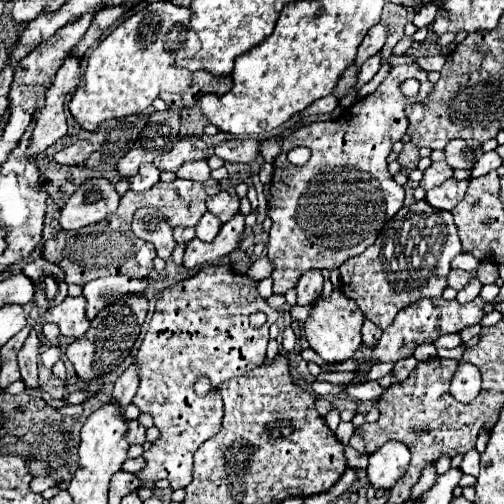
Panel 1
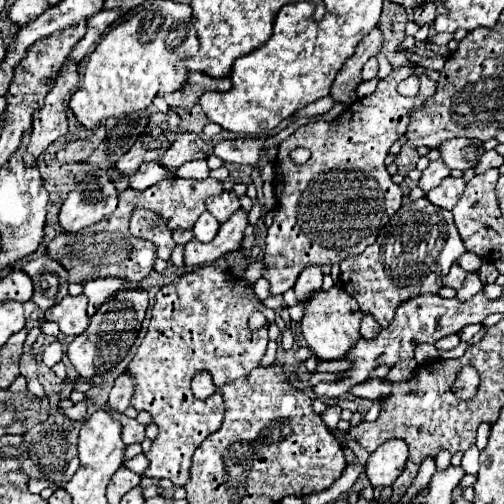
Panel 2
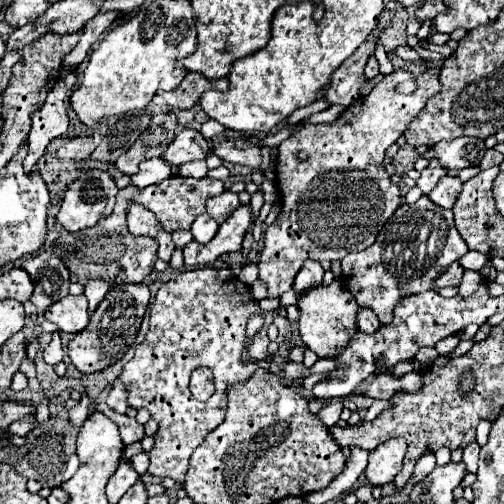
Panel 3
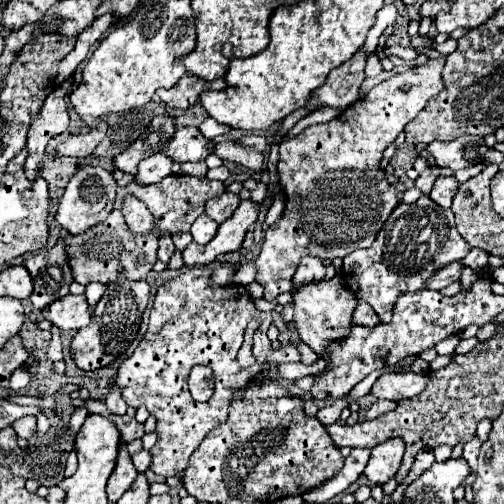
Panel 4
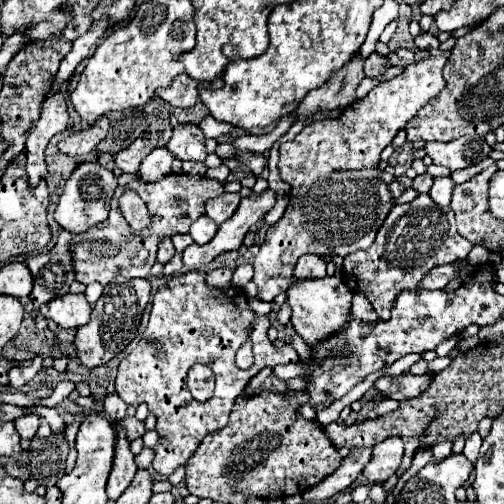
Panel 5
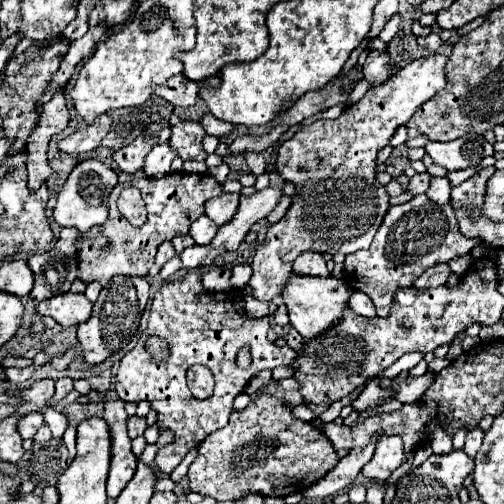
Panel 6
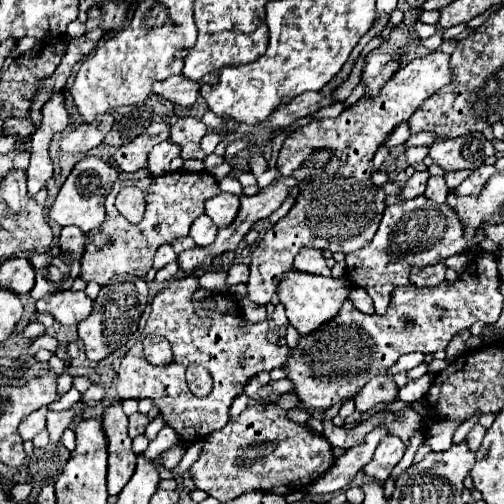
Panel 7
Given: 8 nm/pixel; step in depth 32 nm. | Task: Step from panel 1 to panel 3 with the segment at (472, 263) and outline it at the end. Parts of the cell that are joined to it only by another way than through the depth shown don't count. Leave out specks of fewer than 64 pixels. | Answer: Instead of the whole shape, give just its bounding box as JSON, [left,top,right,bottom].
[460,250,488,270]

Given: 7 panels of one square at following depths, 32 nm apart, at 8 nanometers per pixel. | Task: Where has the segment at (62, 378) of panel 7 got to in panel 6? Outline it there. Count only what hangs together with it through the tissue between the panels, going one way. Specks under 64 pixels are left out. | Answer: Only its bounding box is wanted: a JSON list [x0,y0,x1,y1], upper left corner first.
[47,378,74,406]

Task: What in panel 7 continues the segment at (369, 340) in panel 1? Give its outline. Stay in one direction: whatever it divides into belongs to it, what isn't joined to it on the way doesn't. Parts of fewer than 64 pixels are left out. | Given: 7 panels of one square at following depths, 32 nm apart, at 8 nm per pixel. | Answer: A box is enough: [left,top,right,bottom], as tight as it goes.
[350,288,374,314]

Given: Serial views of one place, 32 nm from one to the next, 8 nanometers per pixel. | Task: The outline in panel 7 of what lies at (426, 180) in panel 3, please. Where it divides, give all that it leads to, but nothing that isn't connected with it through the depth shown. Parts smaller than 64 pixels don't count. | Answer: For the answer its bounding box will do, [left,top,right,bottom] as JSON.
[400,170,430,202]

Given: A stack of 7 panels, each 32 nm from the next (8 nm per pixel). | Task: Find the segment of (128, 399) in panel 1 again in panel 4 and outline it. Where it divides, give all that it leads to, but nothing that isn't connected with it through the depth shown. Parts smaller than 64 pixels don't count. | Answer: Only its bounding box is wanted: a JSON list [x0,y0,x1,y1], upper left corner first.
[104,386,126,414]

